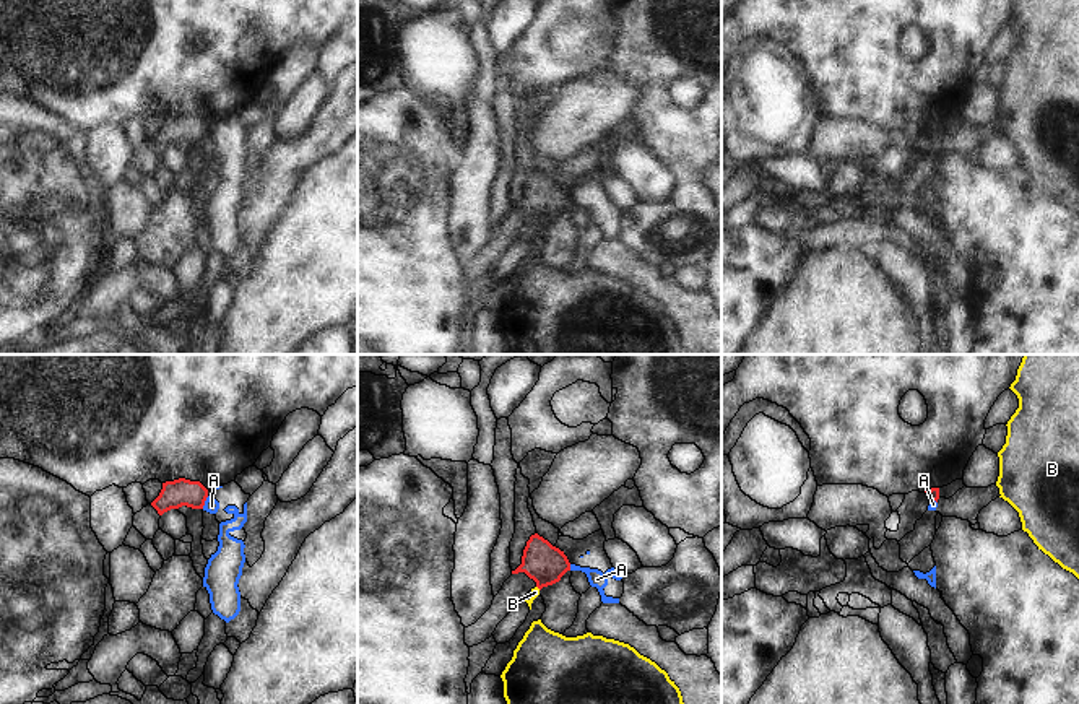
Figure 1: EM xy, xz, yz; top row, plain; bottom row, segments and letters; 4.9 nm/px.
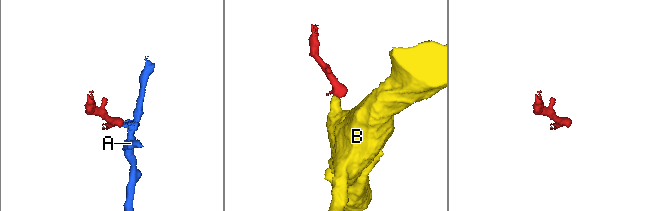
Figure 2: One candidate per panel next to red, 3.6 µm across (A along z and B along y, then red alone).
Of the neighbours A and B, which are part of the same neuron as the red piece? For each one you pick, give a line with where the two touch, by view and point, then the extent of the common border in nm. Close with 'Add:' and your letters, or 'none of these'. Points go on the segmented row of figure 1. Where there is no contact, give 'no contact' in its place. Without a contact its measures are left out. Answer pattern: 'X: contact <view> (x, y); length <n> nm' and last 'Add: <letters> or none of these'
Add: none of these

